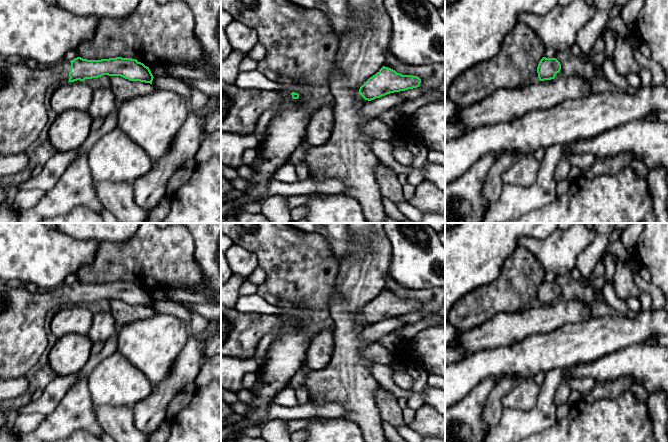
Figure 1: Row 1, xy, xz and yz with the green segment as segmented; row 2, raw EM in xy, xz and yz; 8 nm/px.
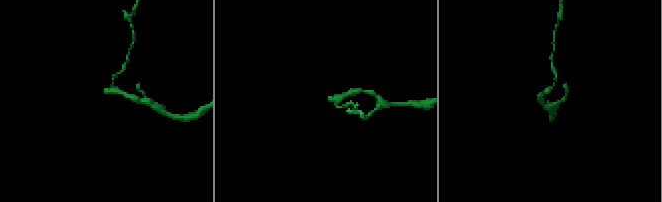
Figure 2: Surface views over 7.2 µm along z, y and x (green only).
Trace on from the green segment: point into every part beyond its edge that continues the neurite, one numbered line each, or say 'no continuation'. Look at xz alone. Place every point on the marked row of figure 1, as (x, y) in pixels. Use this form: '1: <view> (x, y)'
1: xz (240, 108)

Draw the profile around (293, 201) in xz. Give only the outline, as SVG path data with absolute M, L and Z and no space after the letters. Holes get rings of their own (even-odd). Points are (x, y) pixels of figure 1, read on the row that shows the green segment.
M313 193L310 195L301 195L299 197L296 196L288 196L287 203L290 209L306 205L313 197L322 196L324 194Z

